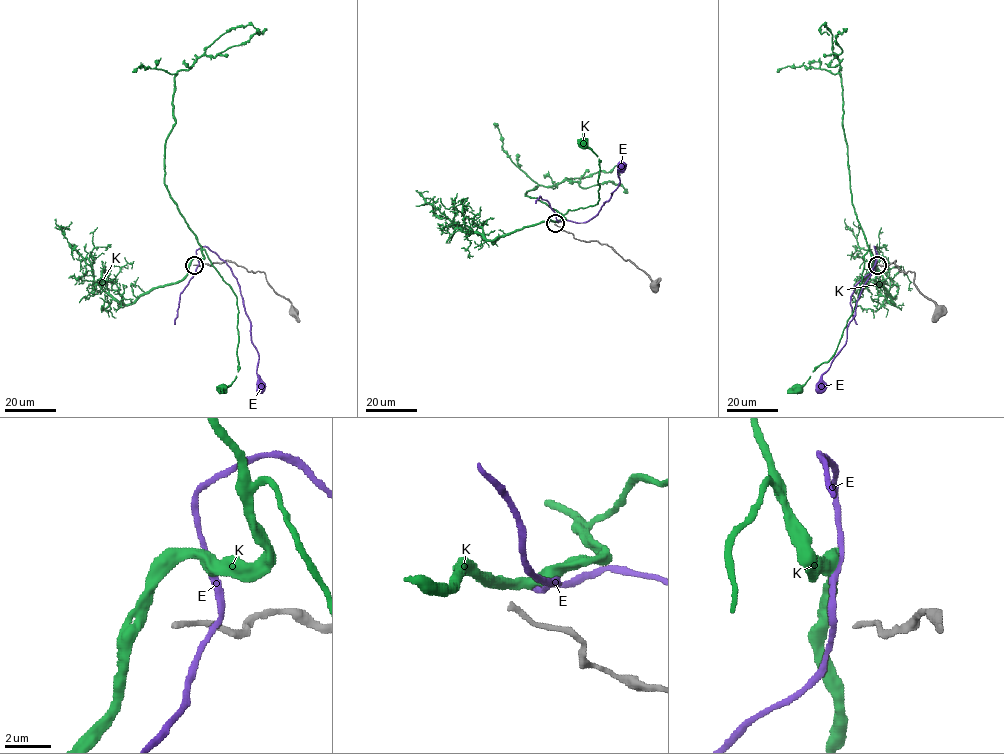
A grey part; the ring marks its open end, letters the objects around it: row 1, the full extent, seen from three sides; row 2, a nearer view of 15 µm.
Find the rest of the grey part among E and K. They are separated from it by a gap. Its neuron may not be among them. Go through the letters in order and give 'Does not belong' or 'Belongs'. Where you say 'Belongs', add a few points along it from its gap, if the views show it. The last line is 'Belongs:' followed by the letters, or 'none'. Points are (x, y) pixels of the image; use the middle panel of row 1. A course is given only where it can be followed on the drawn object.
E: Does not belong
K: Does not belong
Belongs: none

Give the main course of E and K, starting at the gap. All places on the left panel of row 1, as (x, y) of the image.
E: (196, 267), (196, 251), (207, 246), (236, 279), (259, 358), (260, 388)
K: (191, 263), (203, 257), (201, 247), (164, 183), (174, 77), (232, 28), (252, 25), (259, 35)

